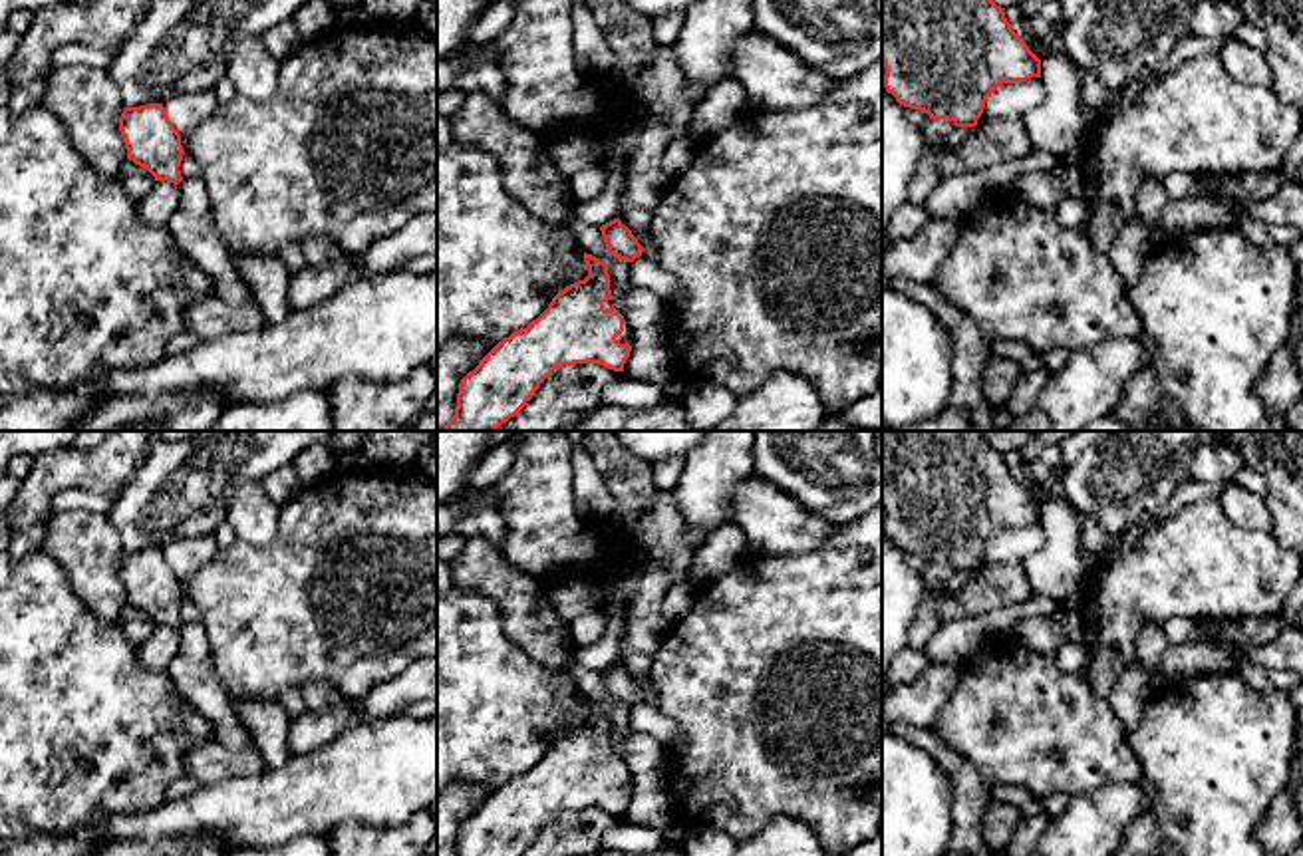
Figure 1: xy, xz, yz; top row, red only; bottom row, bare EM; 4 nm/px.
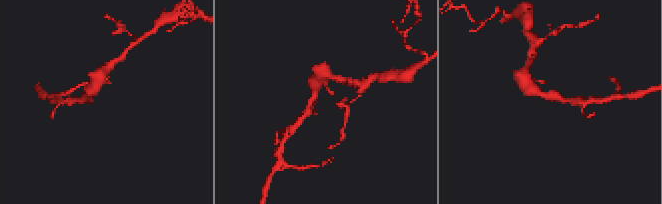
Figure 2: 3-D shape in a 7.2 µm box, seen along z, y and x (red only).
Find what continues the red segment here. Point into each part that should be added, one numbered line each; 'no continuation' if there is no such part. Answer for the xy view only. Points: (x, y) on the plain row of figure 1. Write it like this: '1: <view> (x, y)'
no continuation

